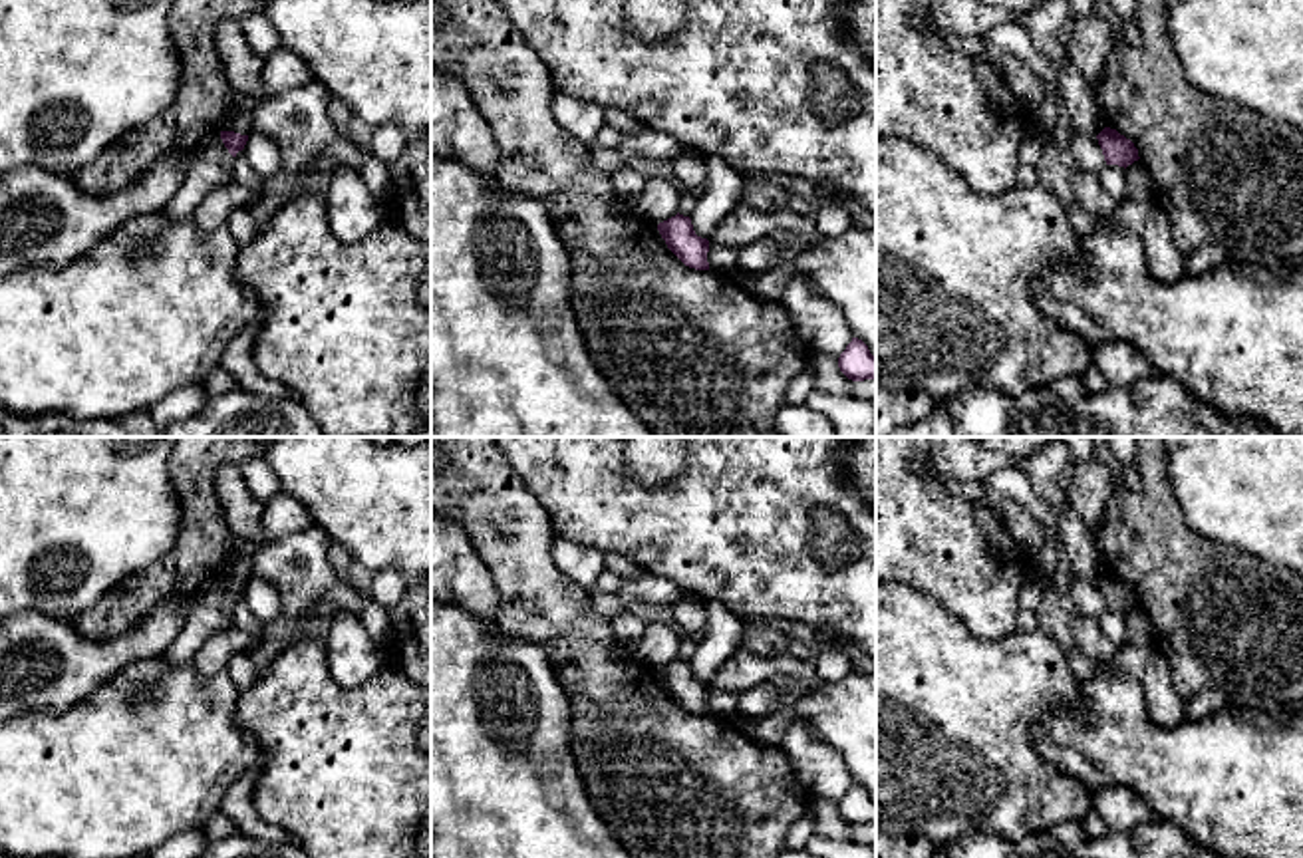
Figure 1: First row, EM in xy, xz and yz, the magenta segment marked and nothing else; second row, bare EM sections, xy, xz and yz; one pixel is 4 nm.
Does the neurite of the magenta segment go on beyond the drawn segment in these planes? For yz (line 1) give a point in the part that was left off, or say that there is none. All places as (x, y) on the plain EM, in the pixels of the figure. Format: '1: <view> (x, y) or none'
1: none

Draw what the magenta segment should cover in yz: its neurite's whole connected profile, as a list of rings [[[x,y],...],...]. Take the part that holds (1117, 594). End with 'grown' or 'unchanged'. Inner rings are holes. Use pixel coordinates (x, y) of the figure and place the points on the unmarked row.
[[[1104,572],[1098,580],[1098,590],[1102,594],[1106,610],[1128,612],[1138,606],[1138,594],[1130,584],[1120,580],[1116,574]]] | unchanged

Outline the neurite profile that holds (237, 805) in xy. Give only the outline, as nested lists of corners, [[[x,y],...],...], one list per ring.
[[[264,759],[252,765],[224,794],[218,812],[230,818],[238,832],[250,838],[258,838],[262,842],[272,844],[296,844],[300,846],[294,834],[286,830],[266,824],[252,806],[252,785],[258,773],[264,767]]]

